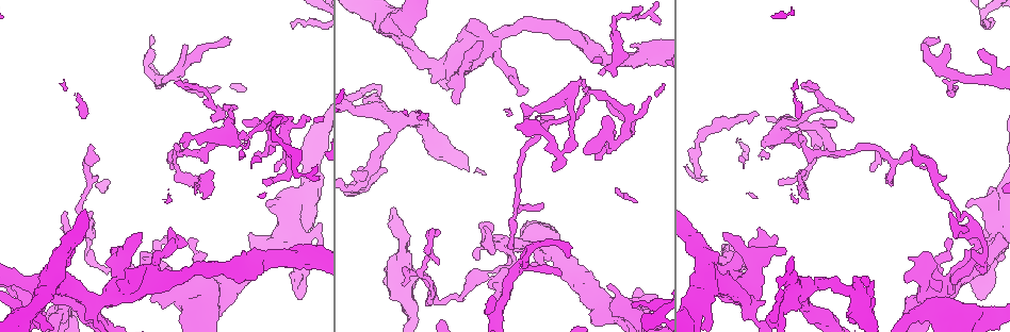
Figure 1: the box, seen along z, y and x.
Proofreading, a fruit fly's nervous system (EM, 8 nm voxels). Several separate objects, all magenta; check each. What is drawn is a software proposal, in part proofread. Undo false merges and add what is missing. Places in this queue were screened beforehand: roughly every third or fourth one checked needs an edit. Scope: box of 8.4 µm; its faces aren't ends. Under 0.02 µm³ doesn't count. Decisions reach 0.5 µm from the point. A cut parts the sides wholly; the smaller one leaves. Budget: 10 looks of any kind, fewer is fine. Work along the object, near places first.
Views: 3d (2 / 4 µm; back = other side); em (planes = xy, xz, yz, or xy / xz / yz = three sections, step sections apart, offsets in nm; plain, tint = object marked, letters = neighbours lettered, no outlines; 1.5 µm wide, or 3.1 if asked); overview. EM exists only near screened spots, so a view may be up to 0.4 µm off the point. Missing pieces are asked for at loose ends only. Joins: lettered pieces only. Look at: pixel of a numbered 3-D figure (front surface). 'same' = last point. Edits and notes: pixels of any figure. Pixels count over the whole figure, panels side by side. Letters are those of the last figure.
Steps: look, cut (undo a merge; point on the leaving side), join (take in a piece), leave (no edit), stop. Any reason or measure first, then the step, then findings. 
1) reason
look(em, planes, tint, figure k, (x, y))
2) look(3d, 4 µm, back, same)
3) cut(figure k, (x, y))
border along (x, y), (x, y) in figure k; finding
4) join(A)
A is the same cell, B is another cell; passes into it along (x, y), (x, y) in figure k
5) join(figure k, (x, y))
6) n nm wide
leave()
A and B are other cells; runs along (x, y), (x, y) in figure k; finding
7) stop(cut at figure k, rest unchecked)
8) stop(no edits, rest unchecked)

free end
look(3d, 4 µm, figure 1, (255, 154))

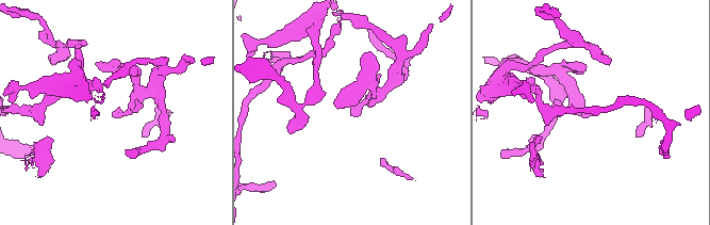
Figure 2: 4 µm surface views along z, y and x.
need the tissue
look(em, planes, letters, figure 2, (116, 112))

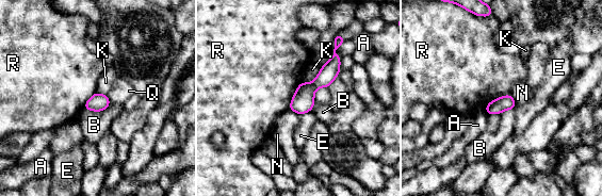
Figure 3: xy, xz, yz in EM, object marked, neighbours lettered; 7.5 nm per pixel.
110 nm wide
leave()
A, B, E, K, N, Q and R are other cells; runs along (335, 56), (332, 67), (292, 108) in figure 3; none of them fits

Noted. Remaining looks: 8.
tapers out
look(3d, 4 µm, back, figure 1, (568, 258))

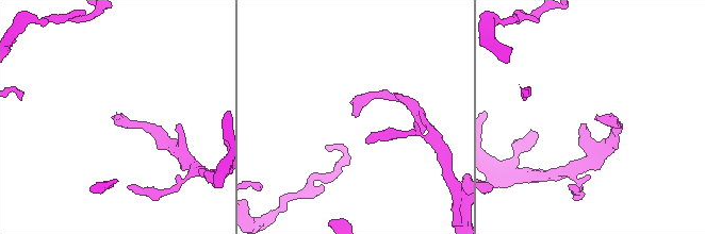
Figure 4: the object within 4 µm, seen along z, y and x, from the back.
look(em, planes, letters, figure 4, (357, 116))

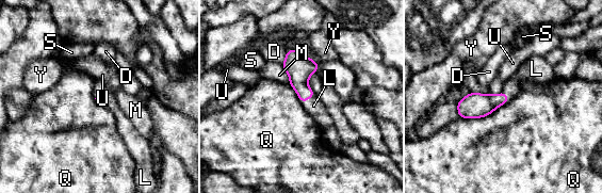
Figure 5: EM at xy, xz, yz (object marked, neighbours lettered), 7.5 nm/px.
Q touches over 400 nm
join(L)
L is the same cell, D, M, Q, S, U and Y are other cells; passes into it along (298, 67), (308, 98), (313, 106) in figure 5; the neuron continues

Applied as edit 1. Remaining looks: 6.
thin end
look(em, yz, step 8, letters, figure 1, (432, 229))

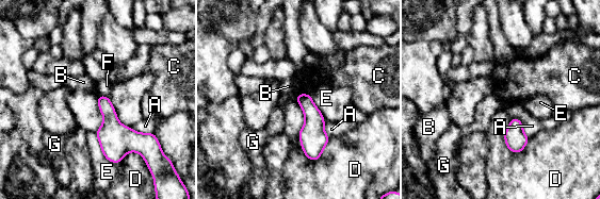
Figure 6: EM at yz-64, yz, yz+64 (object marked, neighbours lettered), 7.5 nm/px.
another direction
look(em, planes, letters, same)

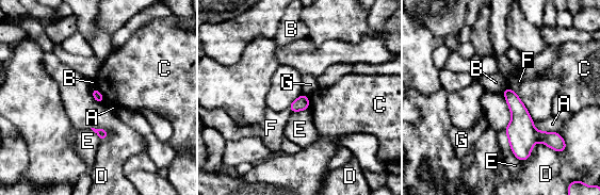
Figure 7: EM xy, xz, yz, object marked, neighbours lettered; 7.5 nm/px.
E touches over 280 nm
leave()
A, B, C, D, E, F and G are other cells; border along (304, 94), (307, 96) in figure 7; none of them fits

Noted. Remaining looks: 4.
free end
look(em, xy, step 4, letters, figure 1, (502, 29))

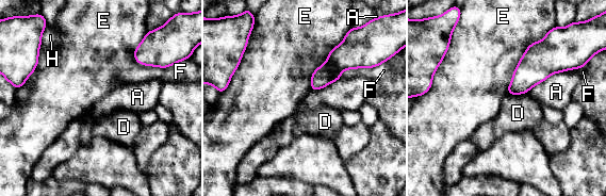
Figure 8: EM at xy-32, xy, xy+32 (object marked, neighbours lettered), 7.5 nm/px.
look(em, planes, letters, same)

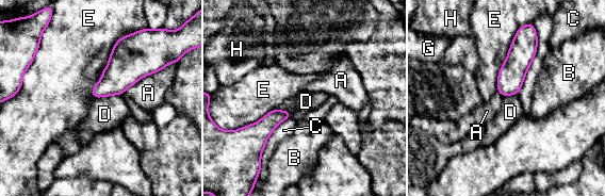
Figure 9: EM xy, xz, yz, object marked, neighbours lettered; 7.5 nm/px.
leave()
A, B, C, D, E, G and H are other cells; border along (146, 28), (116, 42), (92, 97) in figure 9; none of them fits

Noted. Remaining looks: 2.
stop(join at figure 5, rest unchecked)

